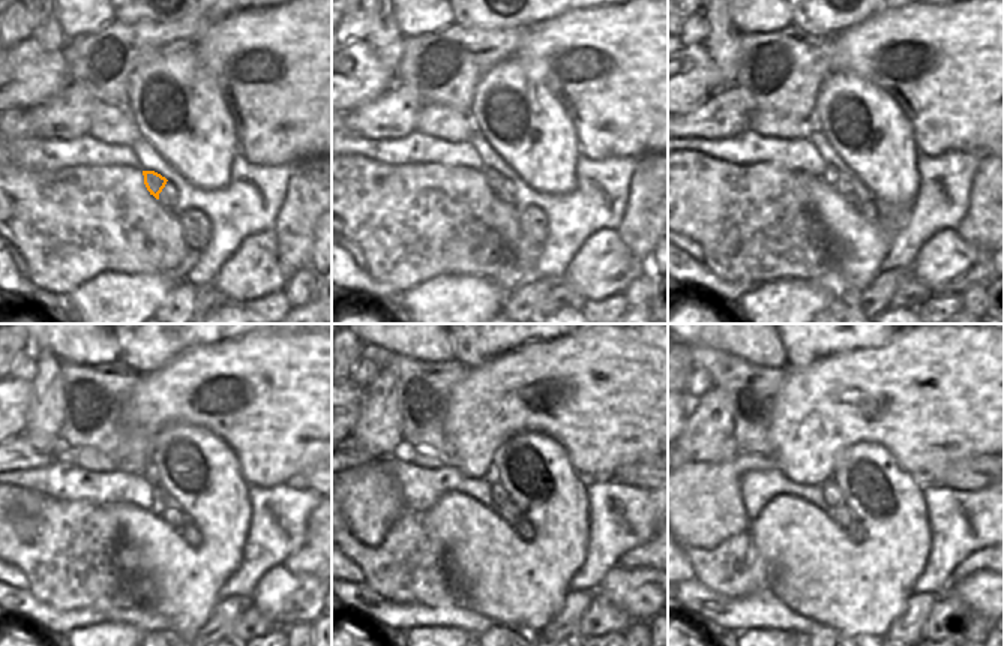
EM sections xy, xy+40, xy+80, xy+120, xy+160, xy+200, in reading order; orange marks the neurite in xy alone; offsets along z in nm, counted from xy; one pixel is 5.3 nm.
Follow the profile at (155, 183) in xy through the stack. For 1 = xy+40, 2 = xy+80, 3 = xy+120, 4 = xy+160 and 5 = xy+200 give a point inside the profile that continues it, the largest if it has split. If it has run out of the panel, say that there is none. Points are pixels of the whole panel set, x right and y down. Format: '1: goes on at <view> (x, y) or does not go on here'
1: goes on at xy+40 (494, 180)
2: goes on at xy+80 (830, 174)
3: goes on at xy+120 (158, 507)
4: goes on at xy+160 (498, 495)
5: goes on at xy+200 (832, 493)

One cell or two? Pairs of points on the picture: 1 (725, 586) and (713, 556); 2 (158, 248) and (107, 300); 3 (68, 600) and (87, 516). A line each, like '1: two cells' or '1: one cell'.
1: two cells
2: two cells
3: one cell

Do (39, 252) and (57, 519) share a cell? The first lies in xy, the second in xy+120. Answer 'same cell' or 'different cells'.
same cell

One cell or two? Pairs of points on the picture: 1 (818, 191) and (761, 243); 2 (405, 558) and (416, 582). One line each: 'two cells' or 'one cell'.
1: two cells
2: two cells

